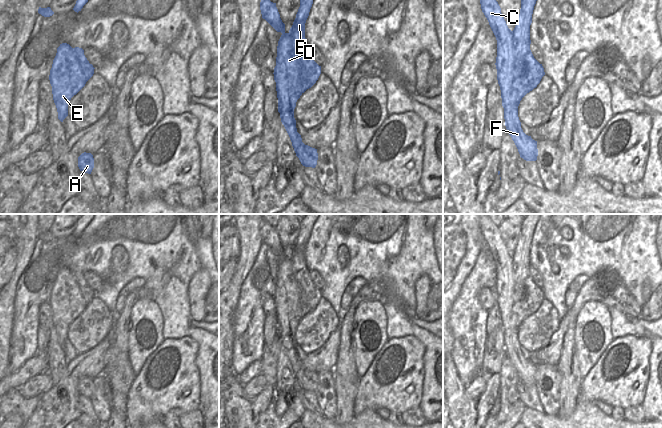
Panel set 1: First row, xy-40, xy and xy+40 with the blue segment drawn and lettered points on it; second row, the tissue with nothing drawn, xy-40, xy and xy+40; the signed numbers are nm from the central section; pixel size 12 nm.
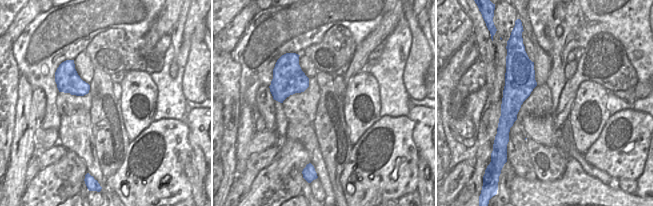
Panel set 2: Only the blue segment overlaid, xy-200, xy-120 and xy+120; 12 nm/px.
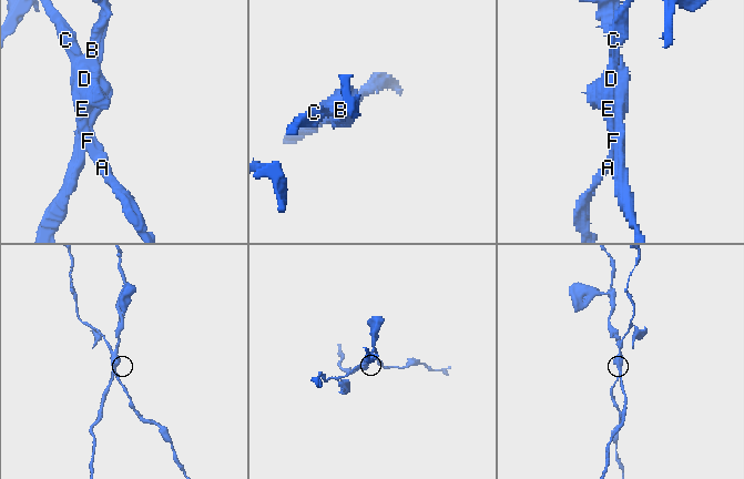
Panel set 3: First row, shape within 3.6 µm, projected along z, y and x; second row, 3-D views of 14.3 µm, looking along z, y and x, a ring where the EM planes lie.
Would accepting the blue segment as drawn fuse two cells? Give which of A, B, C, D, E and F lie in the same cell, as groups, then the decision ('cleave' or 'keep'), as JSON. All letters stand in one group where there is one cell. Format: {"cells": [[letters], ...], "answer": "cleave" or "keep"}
{"cells": [["A", "C", "D", "E", "F"], ["B"]], "answer": "cleave"}

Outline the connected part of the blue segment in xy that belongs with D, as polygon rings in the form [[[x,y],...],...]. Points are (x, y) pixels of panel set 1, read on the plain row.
[[[264,219],[261,222],[260,234],[265,243],[277,256],[282,259],[278,265],[274,304],[278,322],[278,336],[292,370],[301,388],[305,391],[315,392],[318,384],[317,373],[305,369],[301,359],[297,356],[294,333],[302,316],[293,311],[293,298],[301,295],[302,290],[293,272],[293,264],[285,256],[285,248],[280,242],[276,227],[271,226]]]

